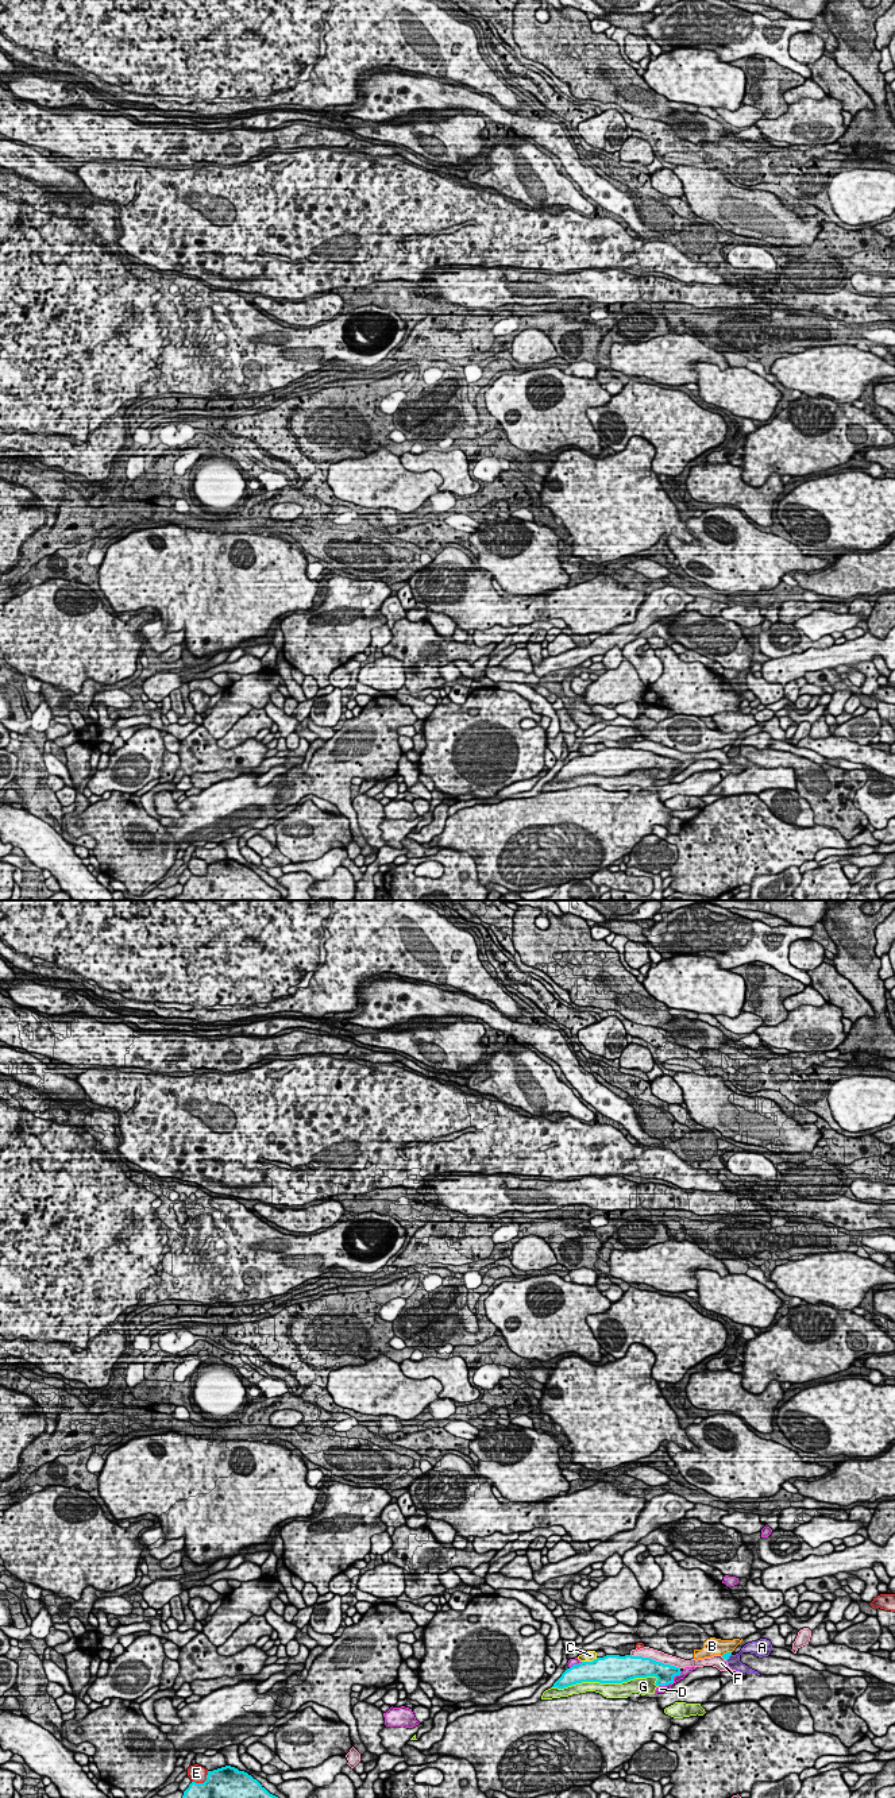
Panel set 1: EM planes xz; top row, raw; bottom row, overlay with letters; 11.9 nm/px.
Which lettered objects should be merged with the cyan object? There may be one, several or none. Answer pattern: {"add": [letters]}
{"add": []}

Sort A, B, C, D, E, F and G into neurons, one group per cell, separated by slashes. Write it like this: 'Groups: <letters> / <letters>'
Groups: A / B / C / D / E / F / G

